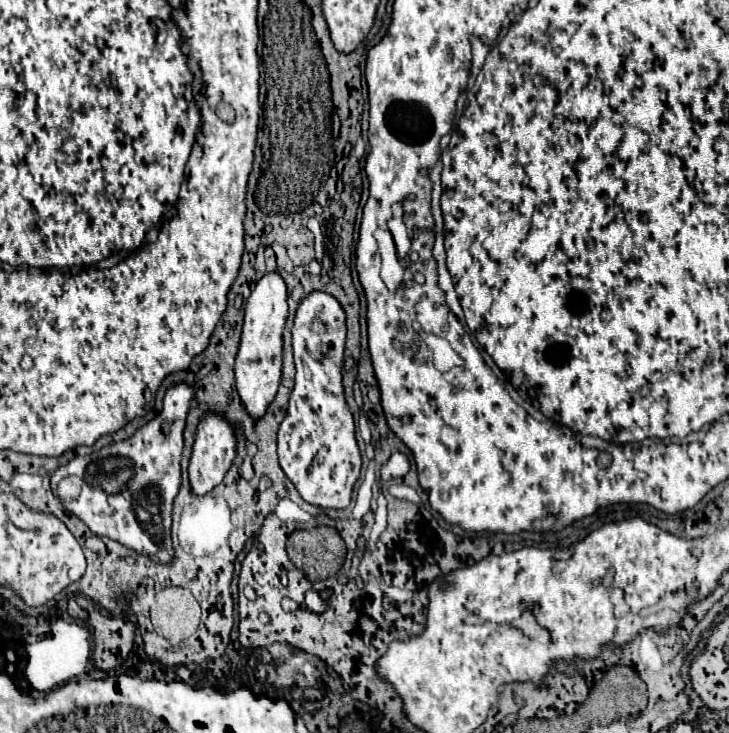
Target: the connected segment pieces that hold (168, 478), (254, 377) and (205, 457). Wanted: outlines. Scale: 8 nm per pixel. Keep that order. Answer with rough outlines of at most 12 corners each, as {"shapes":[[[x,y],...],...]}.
{"shapes":[[[193,389],[131,437],[49,473],[95,535],[161,563]],[[267,273],[245,305],[235,363],[241,401],[277,395],[287,287]],[[215,411],[197,423],[189,481],[205,495],[237,455],[233,425]]]}

